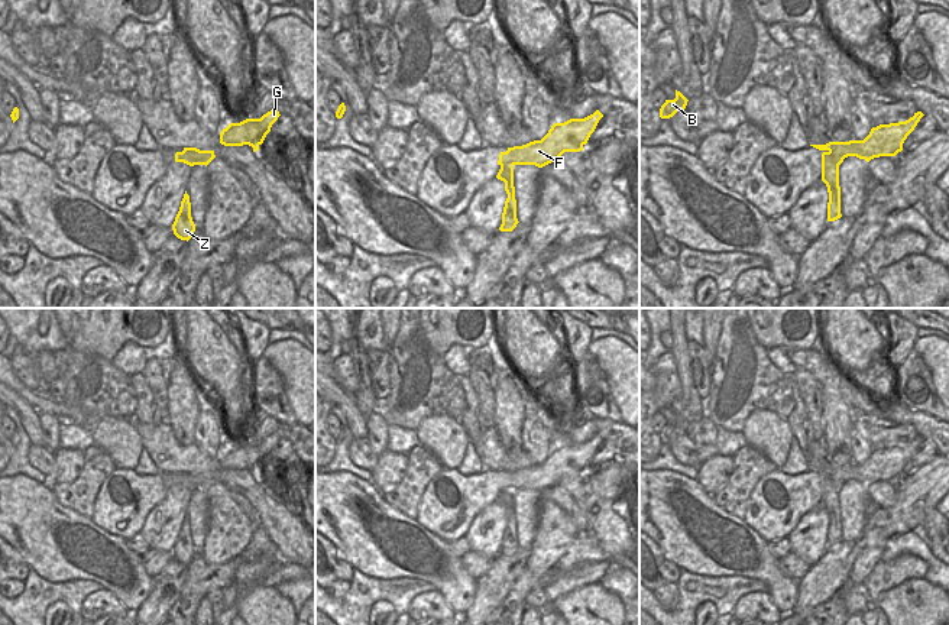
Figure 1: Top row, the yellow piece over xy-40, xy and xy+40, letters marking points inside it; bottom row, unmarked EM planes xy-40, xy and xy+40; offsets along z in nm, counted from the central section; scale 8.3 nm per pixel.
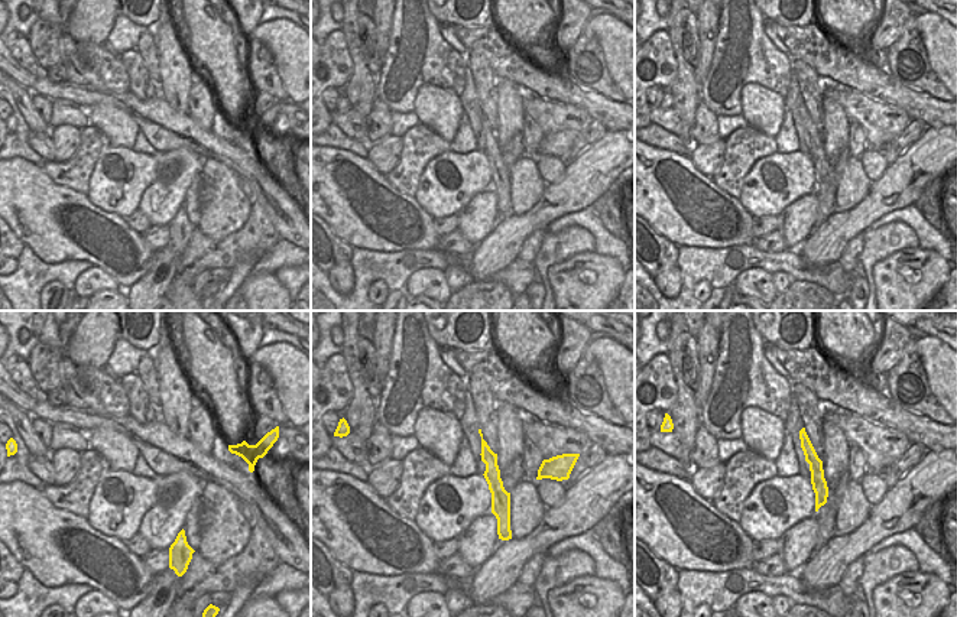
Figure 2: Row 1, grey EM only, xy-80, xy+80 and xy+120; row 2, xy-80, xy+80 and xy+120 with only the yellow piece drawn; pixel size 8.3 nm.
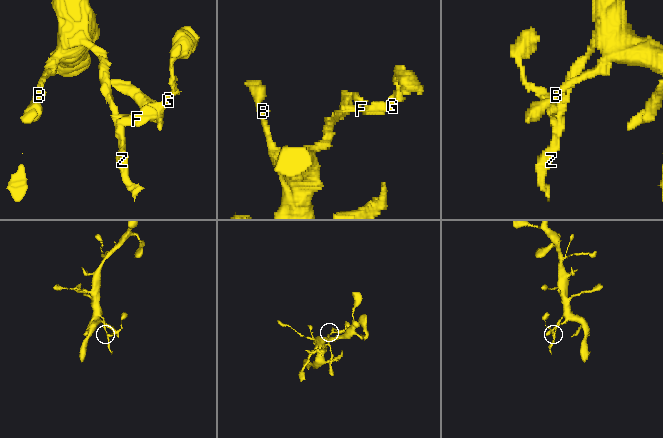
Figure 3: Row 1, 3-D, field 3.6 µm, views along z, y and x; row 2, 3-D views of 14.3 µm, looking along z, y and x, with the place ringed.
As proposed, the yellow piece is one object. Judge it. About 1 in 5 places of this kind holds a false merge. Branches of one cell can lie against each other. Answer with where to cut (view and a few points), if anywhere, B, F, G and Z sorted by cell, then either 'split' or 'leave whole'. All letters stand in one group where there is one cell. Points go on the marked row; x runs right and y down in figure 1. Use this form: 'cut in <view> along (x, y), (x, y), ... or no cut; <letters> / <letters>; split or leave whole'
cut in xy+40 along (823, 152), (828, 152), (838, 167); B Z / F G; split

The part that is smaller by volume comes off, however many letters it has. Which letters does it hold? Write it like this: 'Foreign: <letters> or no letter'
Foreign: F, G

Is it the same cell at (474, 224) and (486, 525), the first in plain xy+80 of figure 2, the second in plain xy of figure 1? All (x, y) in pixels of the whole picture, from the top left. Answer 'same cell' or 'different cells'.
same cell

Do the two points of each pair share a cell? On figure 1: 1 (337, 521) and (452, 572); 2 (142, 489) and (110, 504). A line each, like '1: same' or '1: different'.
1: same
2: same

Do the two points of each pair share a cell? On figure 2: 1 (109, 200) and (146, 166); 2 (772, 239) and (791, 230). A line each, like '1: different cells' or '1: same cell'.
1: same cell
2: different cells

